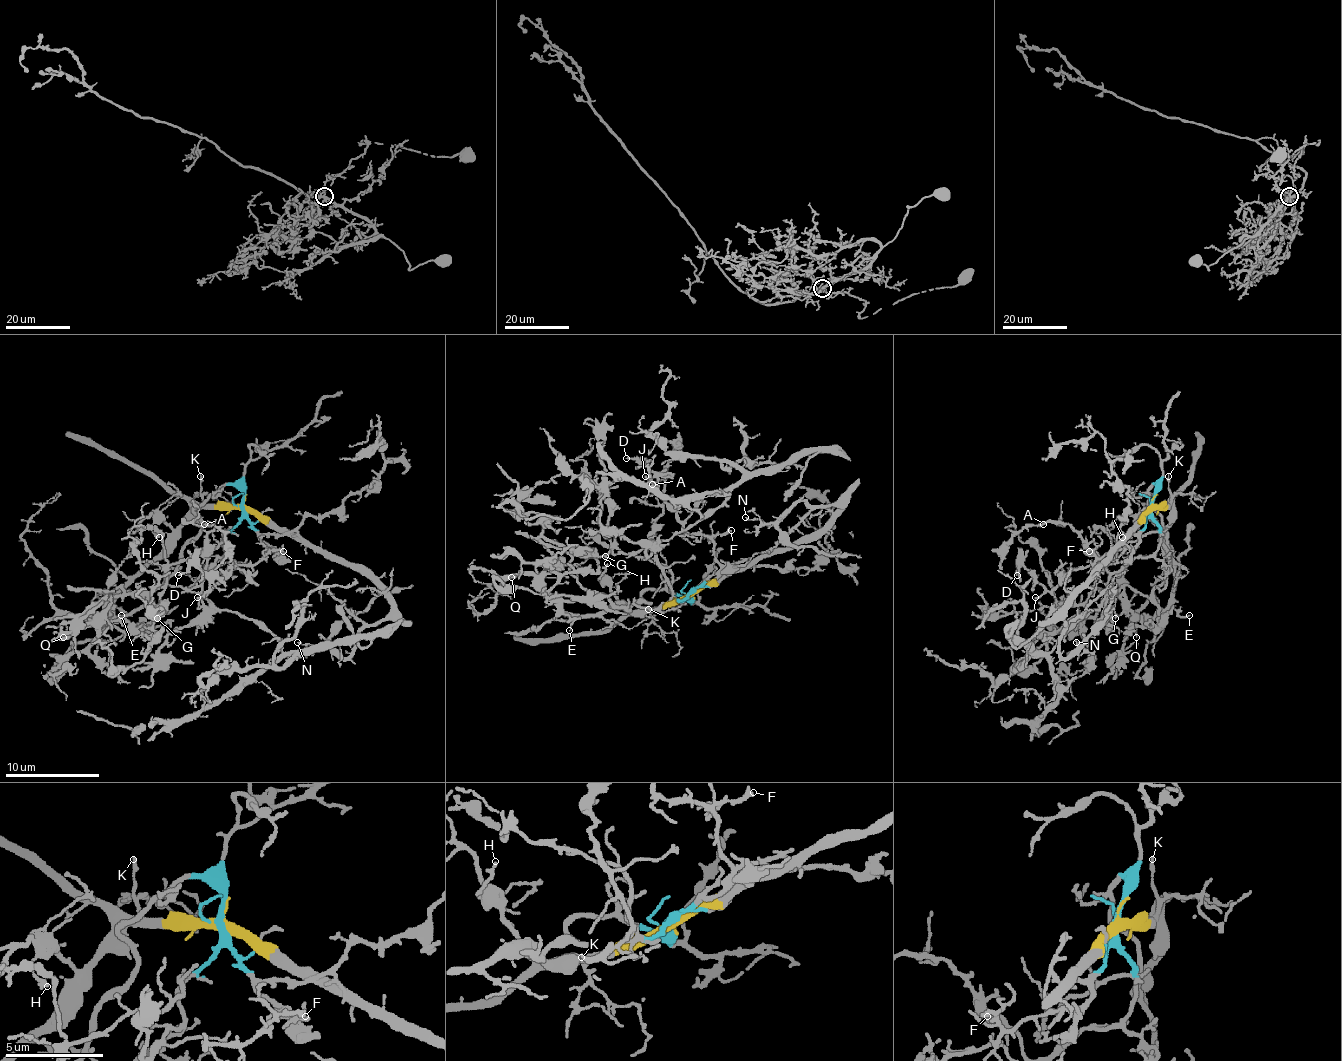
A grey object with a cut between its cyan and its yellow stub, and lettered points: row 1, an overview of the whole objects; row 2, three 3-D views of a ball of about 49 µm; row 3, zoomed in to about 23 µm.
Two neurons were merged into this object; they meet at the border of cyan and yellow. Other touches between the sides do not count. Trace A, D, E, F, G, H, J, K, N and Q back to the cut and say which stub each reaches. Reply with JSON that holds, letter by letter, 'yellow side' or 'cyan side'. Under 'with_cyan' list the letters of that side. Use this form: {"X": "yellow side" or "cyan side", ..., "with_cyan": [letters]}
{"A": "cyan side", "D": "cyan side", "E": "yellow side", "F": "cyan side", "G": "cyan side", "H": "yellow side", "J": "cyan side", "K": "yellow side", "N": "yellow side", "Q": "yellow side", "with_cyan": ["A", "D", "F", "G", "J"]}

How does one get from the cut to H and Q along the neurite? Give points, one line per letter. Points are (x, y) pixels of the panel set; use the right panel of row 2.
H: (1152, 506), (1166, 506), (1171, 520), (1162, 529), (1145, 517), (1136, 529), (1121, 536)
Q: (1152, 506), (1166, 506), (1171, 510), (1166, 553), (1173, 565), (1173, 595), (1152, 617), (1133, 614), (1136, 638)

